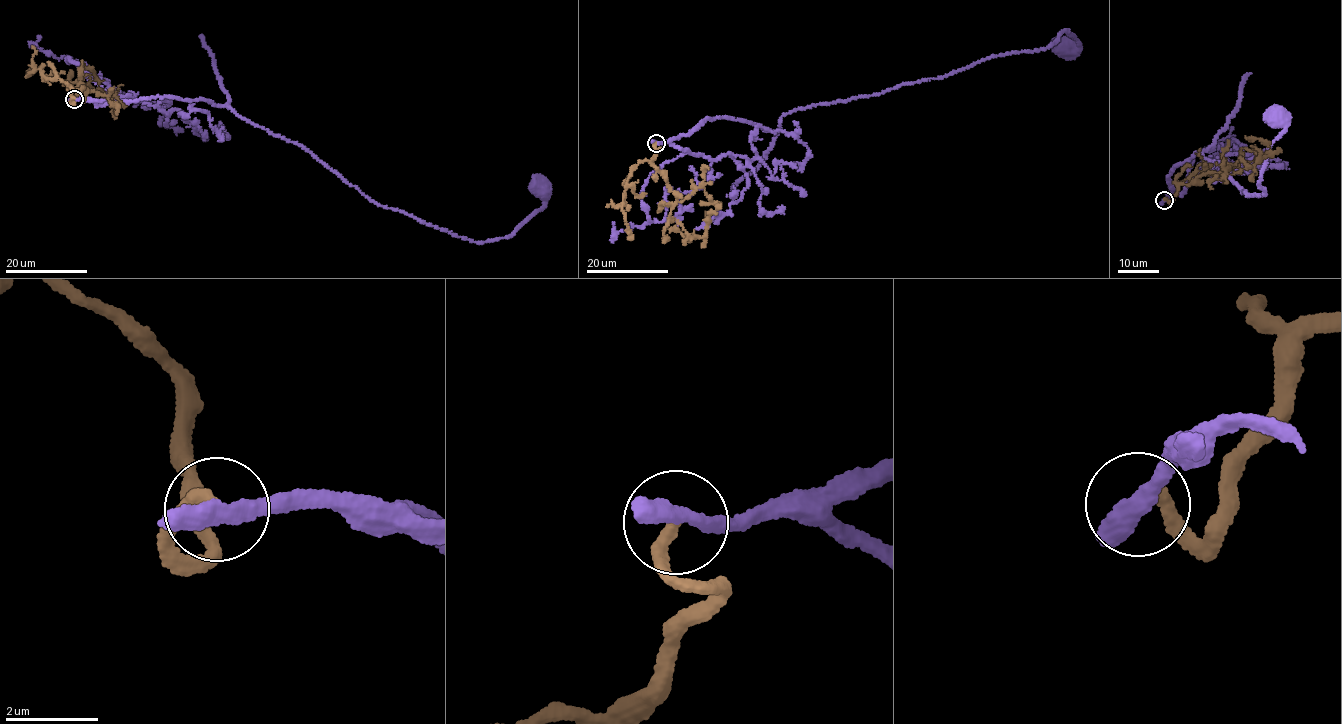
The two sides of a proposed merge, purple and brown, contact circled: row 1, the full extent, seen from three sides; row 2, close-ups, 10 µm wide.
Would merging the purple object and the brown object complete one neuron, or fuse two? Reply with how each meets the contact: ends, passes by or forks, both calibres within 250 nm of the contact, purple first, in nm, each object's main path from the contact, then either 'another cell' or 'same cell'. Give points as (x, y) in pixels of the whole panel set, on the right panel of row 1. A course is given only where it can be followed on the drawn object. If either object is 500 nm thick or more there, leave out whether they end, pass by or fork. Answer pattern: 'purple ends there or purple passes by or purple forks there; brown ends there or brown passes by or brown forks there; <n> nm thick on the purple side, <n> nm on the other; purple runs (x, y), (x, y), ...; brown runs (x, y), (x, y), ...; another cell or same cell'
purple passes by; brown ends there; 360 nm thick on the purple side, 280 nm on the other; purple runs (1164, 200), (1175, 166), (1212, 146), (1202, 157), (1266, 195), (1276, 117); brown runs (1164, 200), (1171, 203), (1180, 185), (1209, 172), (1227, 169), (1244, 148), (1271, 153), (1254, 166), (1254, 182); another cell

